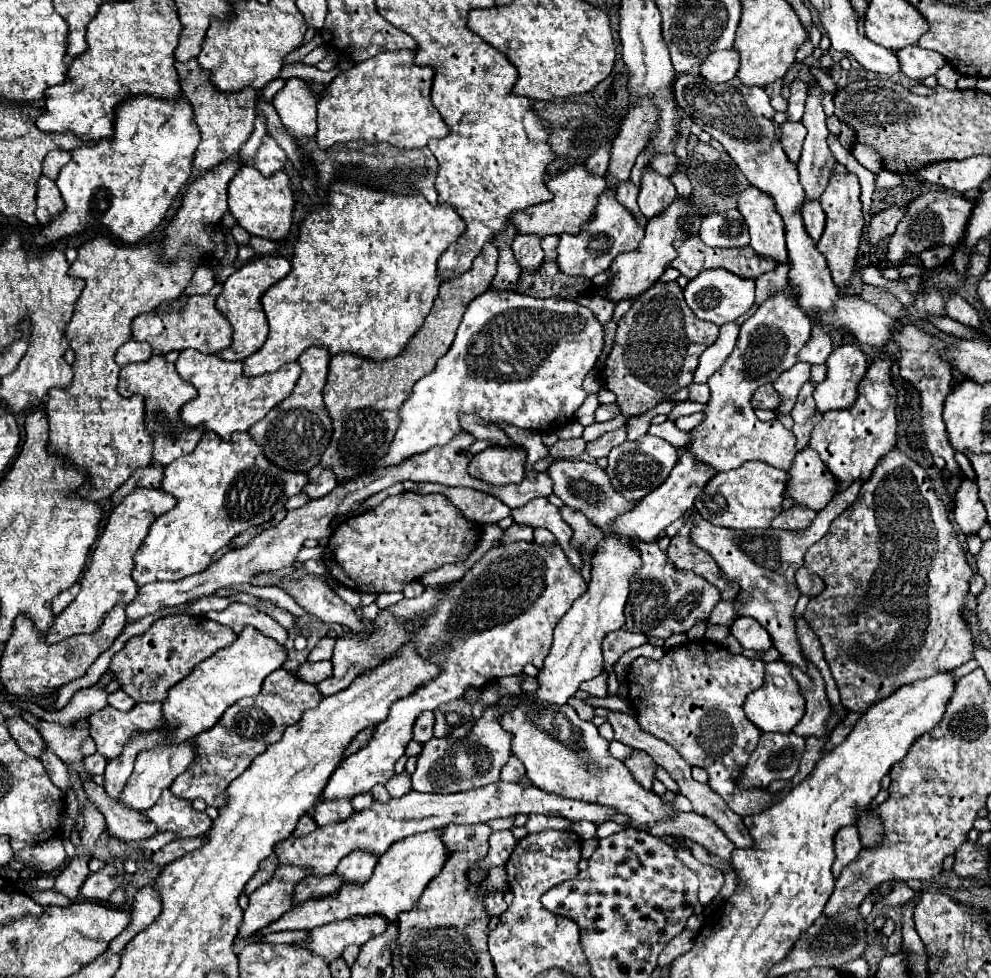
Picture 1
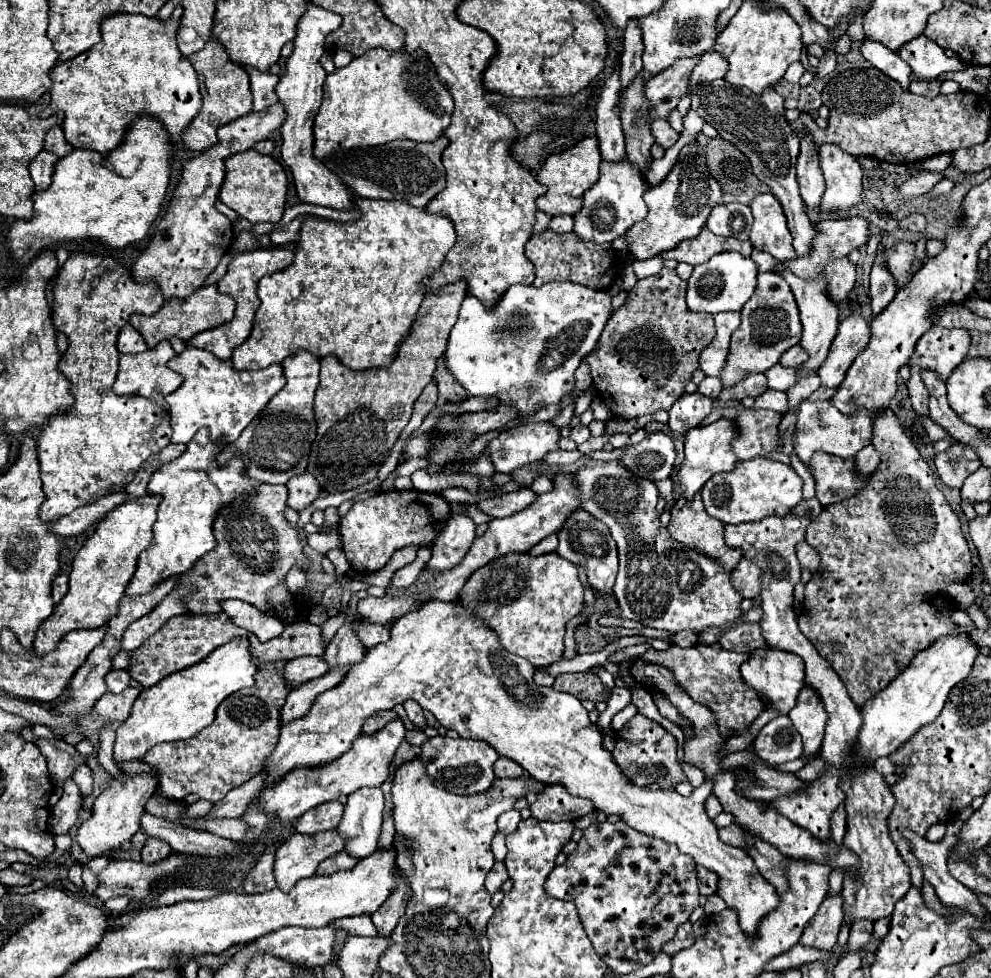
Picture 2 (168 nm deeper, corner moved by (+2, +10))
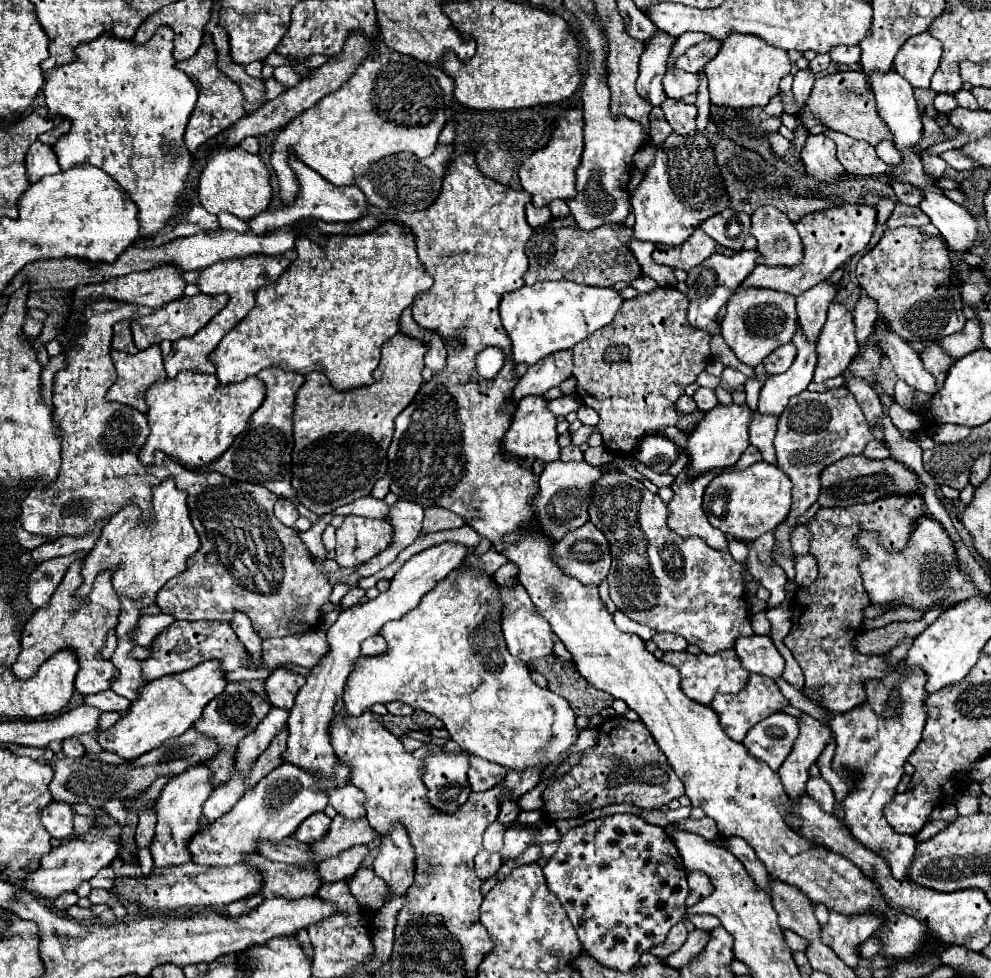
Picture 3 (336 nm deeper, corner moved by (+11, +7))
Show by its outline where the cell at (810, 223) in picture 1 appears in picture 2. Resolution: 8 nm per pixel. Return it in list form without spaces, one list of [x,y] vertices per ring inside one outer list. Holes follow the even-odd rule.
[[[801,138],[801,154],[797,160],[797,182],[801,188],[801,198],[807,204],[809,210],[819,208],[823,192],[825,192],[825,180],[819,168],[817,158],[809,158],[809,146],[815,148],[811,138]]]

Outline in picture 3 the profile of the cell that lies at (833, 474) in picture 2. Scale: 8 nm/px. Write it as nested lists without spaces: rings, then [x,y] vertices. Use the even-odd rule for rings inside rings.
[[[864,455],[844,457],[844,459],[832,463],[830,469],[824,469],[824,477],[820,477],[820,481],[824,485],[824,489],[820,491],[820,497],[818,497],[822,507],[850,507],[850,505],[858,505],[858,503],[874,503],[888,495],[912,497],[912,495],[920,493],[920,489],[922,489],[916,473],[892,457],[882,459],[882,461],[866,459]]]

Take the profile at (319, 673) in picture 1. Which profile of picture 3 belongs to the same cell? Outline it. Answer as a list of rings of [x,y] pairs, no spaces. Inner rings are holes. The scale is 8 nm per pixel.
[[[276,669],[266,681],[264,681],[264,691],[268,695],[270,705],[280,707],[290,711],[294,707],[294,699],[298,689],[304,685],[304,677],[286,671],[286,669]]]

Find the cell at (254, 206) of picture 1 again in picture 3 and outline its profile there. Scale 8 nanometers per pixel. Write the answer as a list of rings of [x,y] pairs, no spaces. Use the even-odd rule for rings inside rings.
[[[240,145],[230,147],[230,149],[218,147],[208,155],[206,167],[202,169],[200,185],[198,185],[198,199],[200,199],[200,205],[208,213],[228,211],[240,217],[242,221],[248,221],[256,217],[258,213],[266,211],[270,205],[270,199],[272,199],[270,173],[258,155],[244,151]]]

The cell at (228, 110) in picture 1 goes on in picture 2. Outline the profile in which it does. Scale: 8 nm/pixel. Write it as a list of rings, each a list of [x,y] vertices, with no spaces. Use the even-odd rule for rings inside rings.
[[[209,40],[203,50],[187,56],[187,60],[193,64],[193,68],[197,72],[203,106],[197,112],[197,116],[191,120],[191,124],[183,130],[183,144],[189,150],[207,150],[217,142],[217,130],[221,126],[251,112],[253,98],[251,98],[249,76],[241,66],[237,66],[229,60],[225,48],[219,42]]]

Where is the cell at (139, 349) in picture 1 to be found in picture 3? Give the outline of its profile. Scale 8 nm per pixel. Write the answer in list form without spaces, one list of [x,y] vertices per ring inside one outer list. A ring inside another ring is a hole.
[[[130,319],[118,321],[114,325],[114,339],[112,339],[112,347],[118,351],[126,351],[126,353],[136,353],[136,345],[132,341],[132,331],[130,331]]]

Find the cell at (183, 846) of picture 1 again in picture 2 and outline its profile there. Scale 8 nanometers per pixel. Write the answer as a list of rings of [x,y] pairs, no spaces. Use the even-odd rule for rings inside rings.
[[[253,778],[237,788],[233,788],[221,802],[213,804],[211,812],[205,816],[205,820],[221,820],[221,818],[239,818],[245,812],[245,806],[249,804],[249,798],[257,794],[261,788],[261,778]]]

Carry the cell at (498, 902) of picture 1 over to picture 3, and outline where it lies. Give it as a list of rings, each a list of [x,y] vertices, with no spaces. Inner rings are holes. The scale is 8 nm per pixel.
[[[482,849],[482,851],[476,855],[474,863],[476,863],[476,875],[486,881],[488,877],[492,877],[492,875],[498,873],[498,869],[502,867],[504,861],[502,861],[502,855],[500,855],[500,853],[488,853],[488,851]]]

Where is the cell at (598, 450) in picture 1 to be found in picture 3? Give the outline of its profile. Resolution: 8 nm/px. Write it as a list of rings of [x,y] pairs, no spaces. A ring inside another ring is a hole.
[[[568,445],[560,451],[560,459],[562,461],[580,461],[580,459],[584,459],[584,455],[576,445]]]

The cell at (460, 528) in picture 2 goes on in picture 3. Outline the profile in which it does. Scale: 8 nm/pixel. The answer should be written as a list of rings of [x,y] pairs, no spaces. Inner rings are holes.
[[[446,541],[440,545],[428,547],[416,555],[412,555],[402,565],[402,569],[394,575],[392,585],[386,593],[380,593],[376,599],[352,605],[350,609],[342,611],[338,621],[326,631],[328,643],[330,643],[328,657],[324,657],[324,661],[320,661],[320,665],[316,665],[316,669],[312,669],[312,673],[306,679],[306,685],[296,695],[296,705],[290,709],[290,717],[288,717],[290,735],[288,735],[288,747],[282,755],[282,761],[290,763],[290,765],[298,765],[300,769],[316,775],[320,779],[320,787],[328,795],[328,805],[332,805],[346,819],[364,817],[364,805],[362,805],[364,793],[352,783],[338,787],[332,781],[334,767],[336,767],[336,755],[334,755],[334,749],[330,743],[330,721],[332,721],[332,707],[334,707],[336,699],[342,697],[342,691],[344,691],[344,685],[352,671],[352,665],[362,655],[360,643],[368,637],[378,635],[378,631],[384,627],[384,623],[388,623],[392,619],[400,619],[404,613],[414,609],[420,603],[422,595],[426,595],[430,589],[436,587],[436,583],[440,579],[444,579],[450,571],[454,571],[456,567],[462,565],[466,553],[468,553],[468,549],[454,541]]]

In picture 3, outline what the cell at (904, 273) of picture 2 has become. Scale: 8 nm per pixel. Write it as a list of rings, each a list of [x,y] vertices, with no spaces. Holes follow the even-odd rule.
[[[918,227],[886,229],[874,249],[856,265],[856,279],[870,299],[878,303],[888,327],[910,343],[932,343],[964,327],[958,287],[952,283],[952,263],[944,237],[930,237]]]

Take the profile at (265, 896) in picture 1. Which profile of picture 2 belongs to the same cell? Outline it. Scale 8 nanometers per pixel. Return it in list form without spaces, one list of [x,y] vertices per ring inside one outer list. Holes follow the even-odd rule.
[[[337,830],[317,832],[313,836],[293,834],[275,852],[275,882],[279,890],[291,890],[301,878],[315,874],[317,866],[343,850]]]

